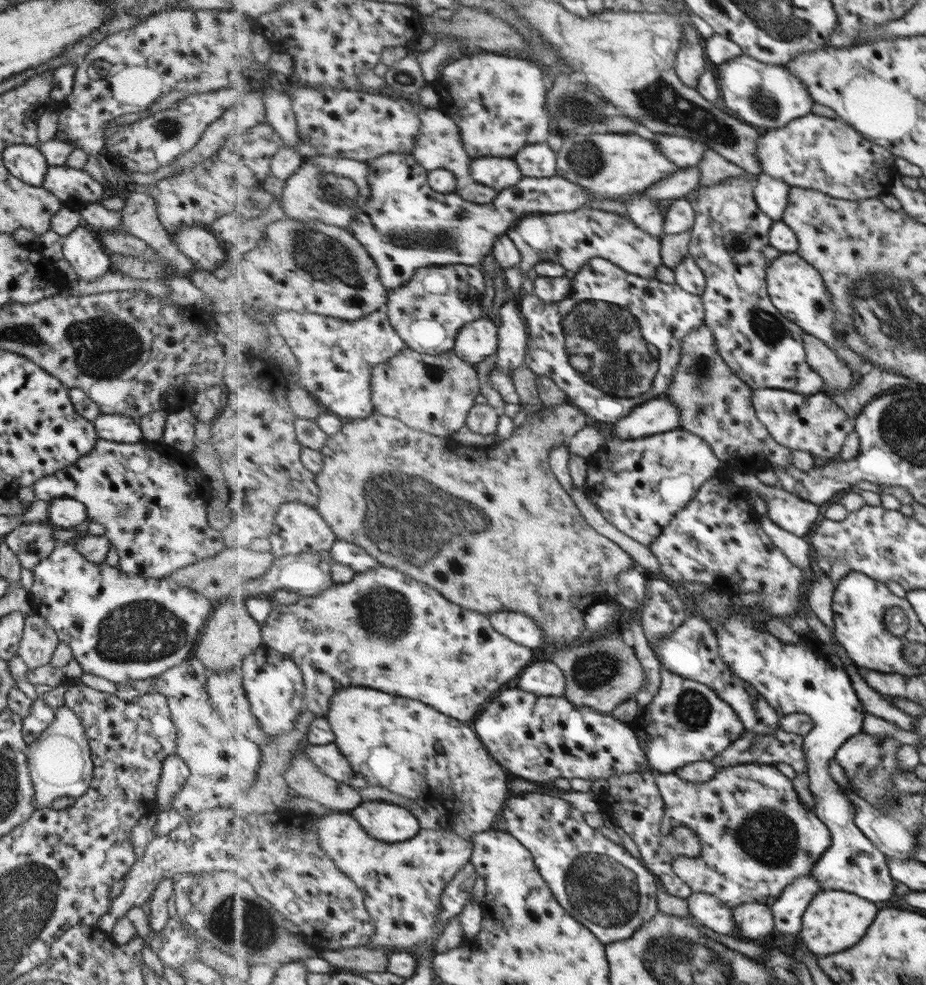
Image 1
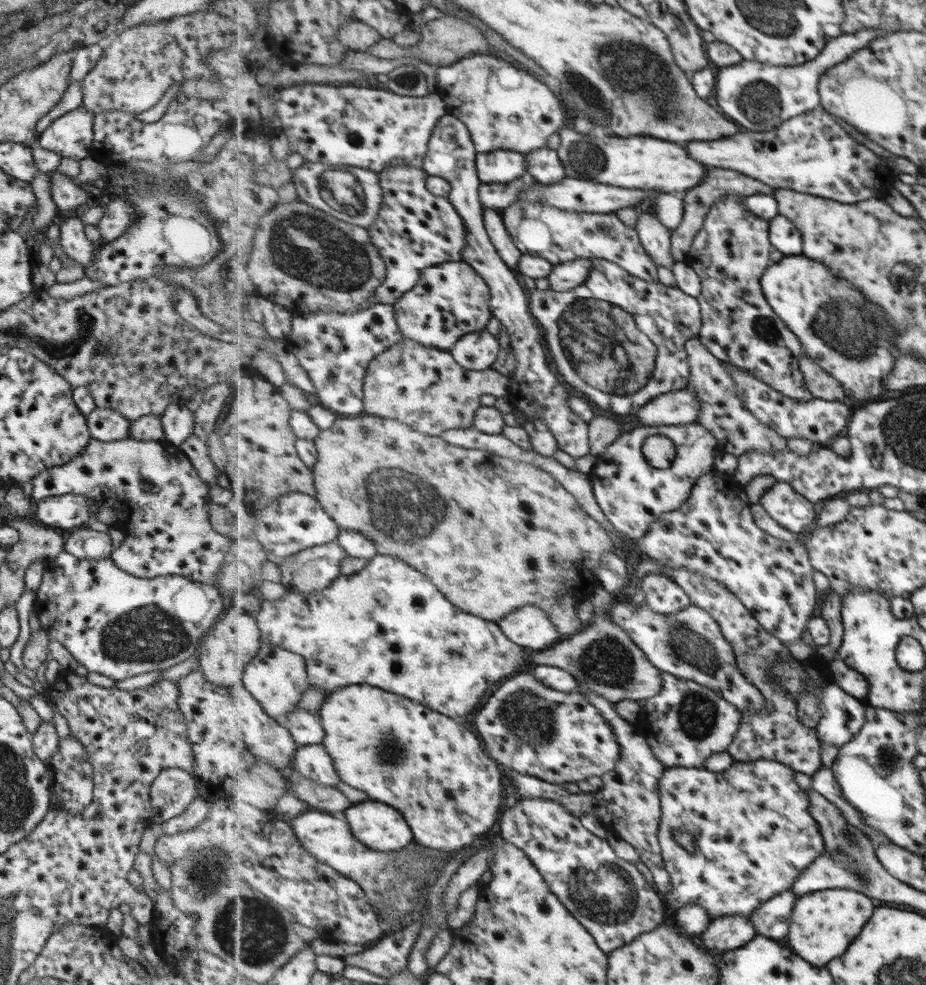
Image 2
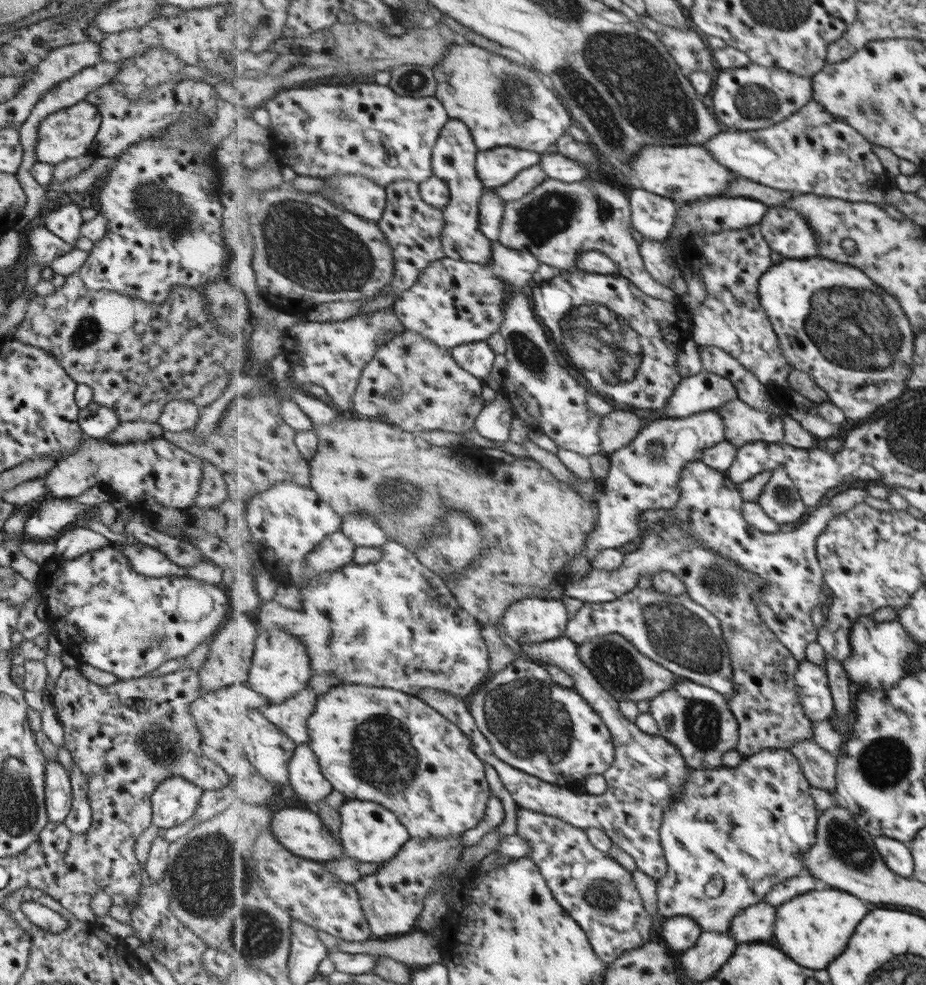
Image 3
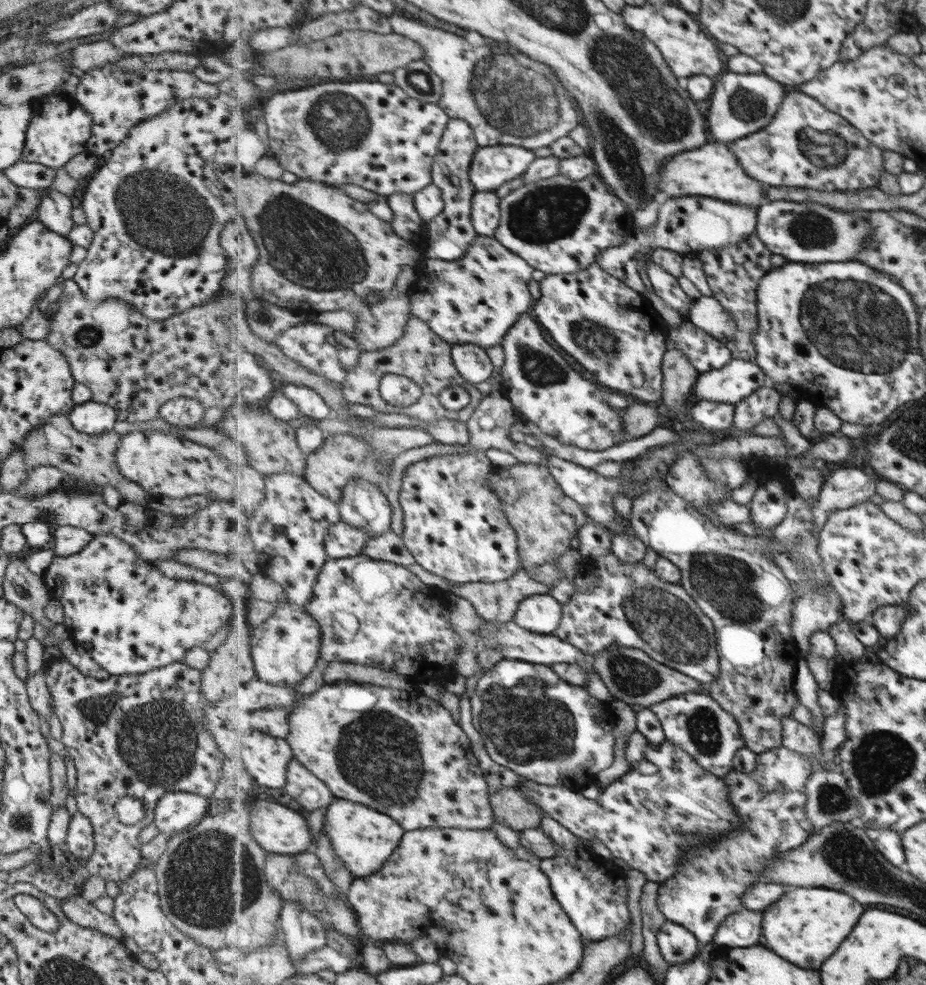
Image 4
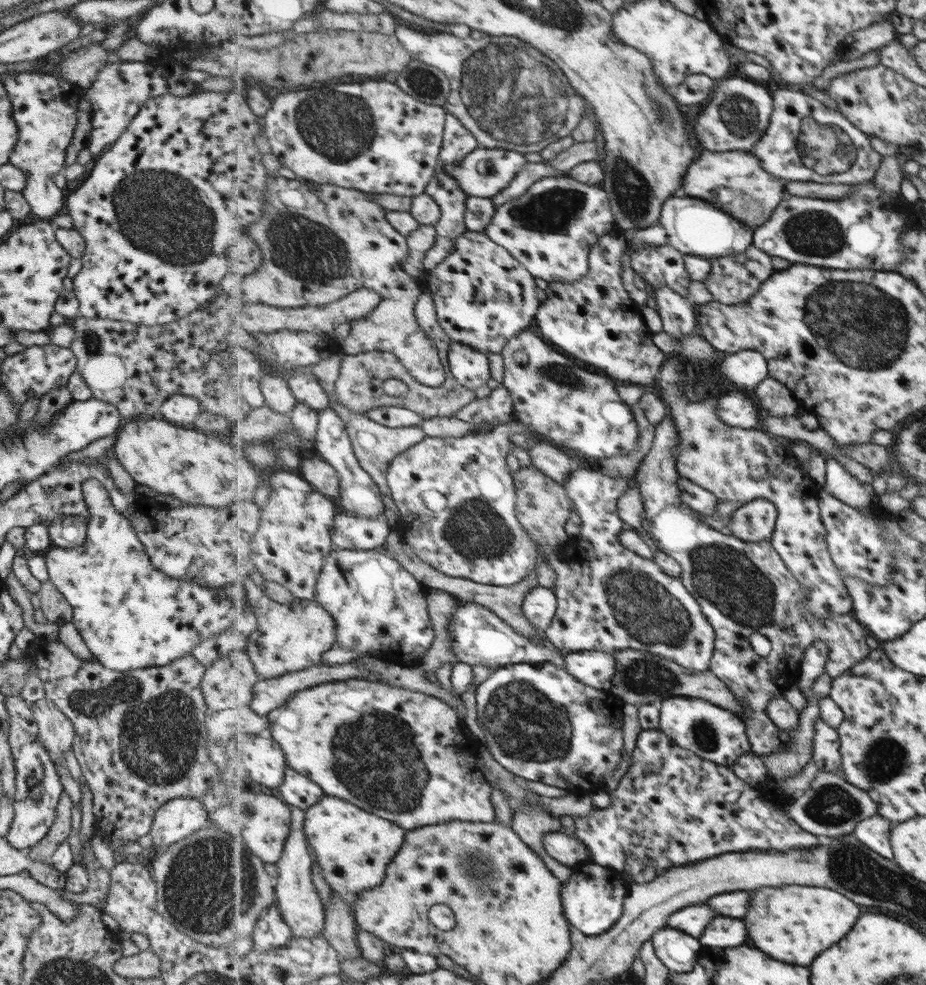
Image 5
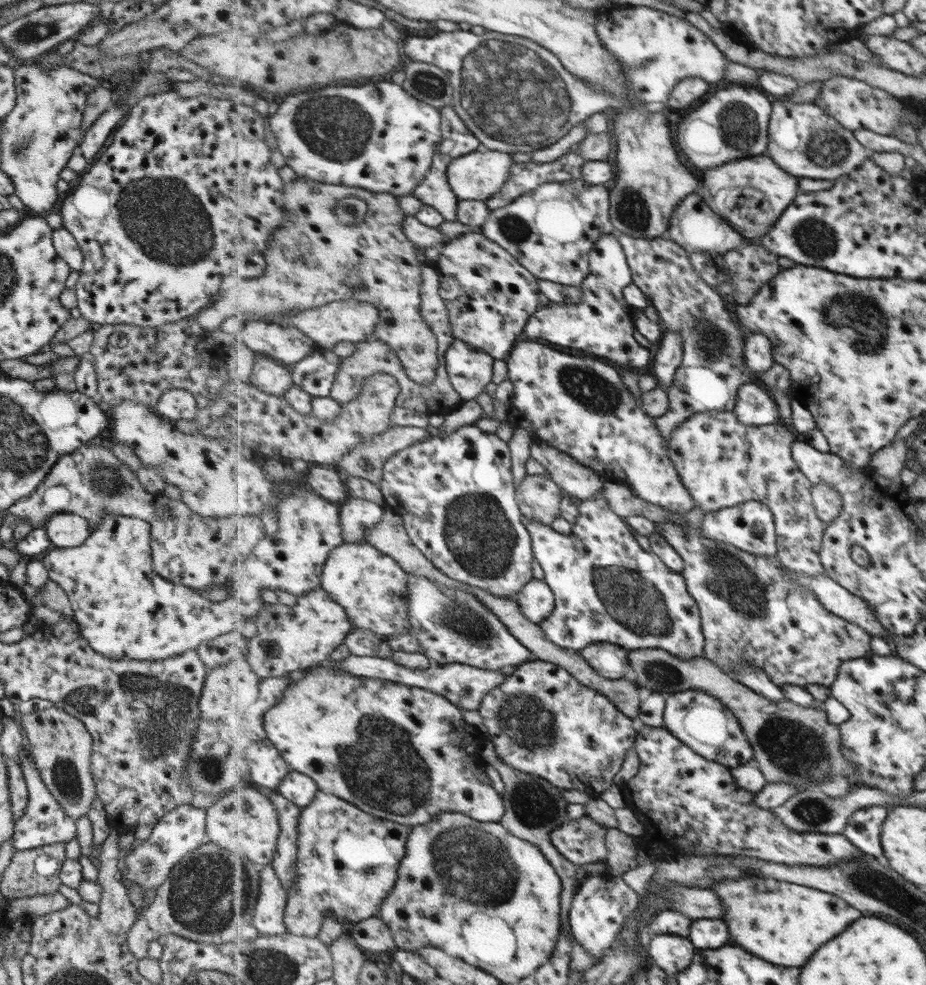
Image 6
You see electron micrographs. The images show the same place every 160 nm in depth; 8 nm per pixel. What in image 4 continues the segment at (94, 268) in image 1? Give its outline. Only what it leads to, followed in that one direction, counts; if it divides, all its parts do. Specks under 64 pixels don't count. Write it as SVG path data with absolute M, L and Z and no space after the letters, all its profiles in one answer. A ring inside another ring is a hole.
M49 189L42 194L35 209L37 221L41 221L41 224L59 236L68 236L68 232L75 225L71 221L69 196Z

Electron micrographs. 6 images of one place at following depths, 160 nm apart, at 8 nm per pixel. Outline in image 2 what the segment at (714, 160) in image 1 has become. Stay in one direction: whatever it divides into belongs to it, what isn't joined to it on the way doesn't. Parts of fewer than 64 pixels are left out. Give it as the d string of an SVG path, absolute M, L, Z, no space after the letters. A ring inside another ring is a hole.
M710 167L704 179L695 188L688 190L683 195L686 200L684 219L683 222L672 231L672 257L676 261L685 260L690 248L693 246L694 238L697 236L697 233L704 228L704 219L709 214L715 201L727 198L731 195L743 197L753 196L759 193L773 195L775 191L776 189L765 184L762 180L747 176L738 170Z

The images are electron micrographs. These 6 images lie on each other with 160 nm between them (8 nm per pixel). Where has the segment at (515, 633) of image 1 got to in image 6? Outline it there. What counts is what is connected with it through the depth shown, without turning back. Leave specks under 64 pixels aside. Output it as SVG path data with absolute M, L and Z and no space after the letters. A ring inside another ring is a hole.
M534 578L517 594L519 606L525 616L535 624L540 624L552 616L556 608L556 596L548 582Z

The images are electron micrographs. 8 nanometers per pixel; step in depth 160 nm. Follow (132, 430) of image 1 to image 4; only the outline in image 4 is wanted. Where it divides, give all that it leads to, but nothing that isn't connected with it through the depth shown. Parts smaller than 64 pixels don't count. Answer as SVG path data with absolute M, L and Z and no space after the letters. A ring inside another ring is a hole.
M92 401L74 405L67 413L70 425L79 432L92 437L102 435L113 428L119 415L110 406Z

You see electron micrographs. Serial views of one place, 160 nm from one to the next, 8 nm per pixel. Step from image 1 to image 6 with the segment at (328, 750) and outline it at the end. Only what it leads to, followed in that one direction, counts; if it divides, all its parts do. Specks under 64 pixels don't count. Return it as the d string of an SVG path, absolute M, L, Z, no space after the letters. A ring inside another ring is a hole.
M292 769L275 791L305 809L311 805L311 802L315 801L319 787L310 776Z

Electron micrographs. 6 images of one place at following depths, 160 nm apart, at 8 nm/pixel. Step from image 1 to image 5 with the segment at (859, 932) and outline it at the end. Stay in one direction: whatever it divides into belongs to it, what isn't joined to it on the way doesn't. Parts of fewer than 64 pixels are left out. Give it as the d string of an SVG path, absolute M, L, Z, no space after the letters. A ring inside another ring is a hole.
M799 885L787 886L767 886L757 888L752 893L752 902L750 902L748 915L743 920L748 924L749 945L769 952L770 957L777 956L780 961L787 964L801 964L801 966L811 966L813 960L829 950L833 944L837 944L841 938L845 938L855 922L861 916L861 908L852 898L847 898L839 892L827 890L827 888Z

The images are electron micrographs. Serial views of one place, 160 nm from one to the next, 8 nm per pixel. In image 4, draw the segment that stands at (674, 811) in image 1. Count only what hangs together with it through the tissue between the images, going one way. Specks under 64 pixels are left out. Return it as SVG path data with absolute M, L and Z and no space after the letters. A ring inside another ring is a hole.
M783 746L759 753L756 769L752 773L733 770L724 776L729 797L743 824L729 838L717 840L713 844L706 844L691 851L683 860L681 868L677 868L676 875L660 885L658 907L669 921L691 930L701 944L713 943L720 924L724 923L728 916L743 908L746 892L760 882L767 865L780 854L796 850L807 843L810 839L809 835L813 834L813 822L808 818L806 808L808 807L808 780L812 778L814 771L814 763L808 756Z

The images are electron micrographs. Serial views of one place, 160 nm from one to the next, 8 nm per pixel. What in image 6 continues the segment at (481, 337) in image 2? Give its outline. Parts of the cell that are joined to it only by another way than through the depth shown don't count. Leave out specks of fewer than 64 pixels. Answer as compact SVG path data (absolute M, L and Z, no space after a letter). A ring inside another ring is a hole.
M457 339L446 353L446 369L463 403L475 400L493 380L493 356Z

